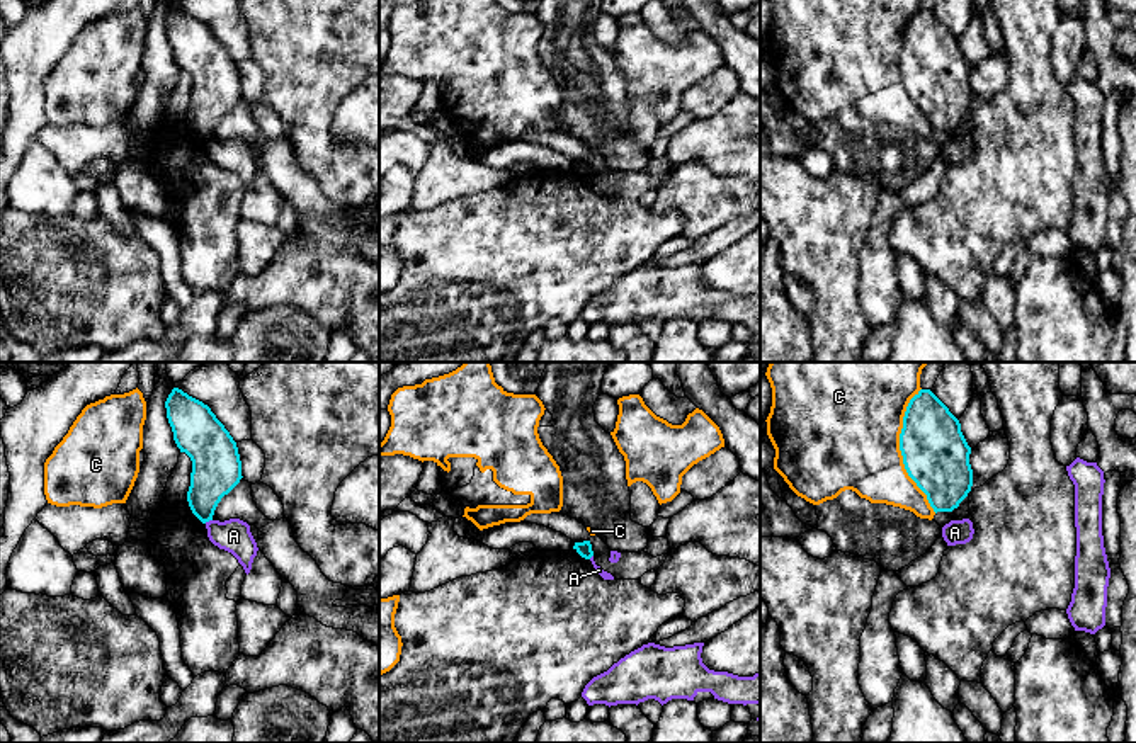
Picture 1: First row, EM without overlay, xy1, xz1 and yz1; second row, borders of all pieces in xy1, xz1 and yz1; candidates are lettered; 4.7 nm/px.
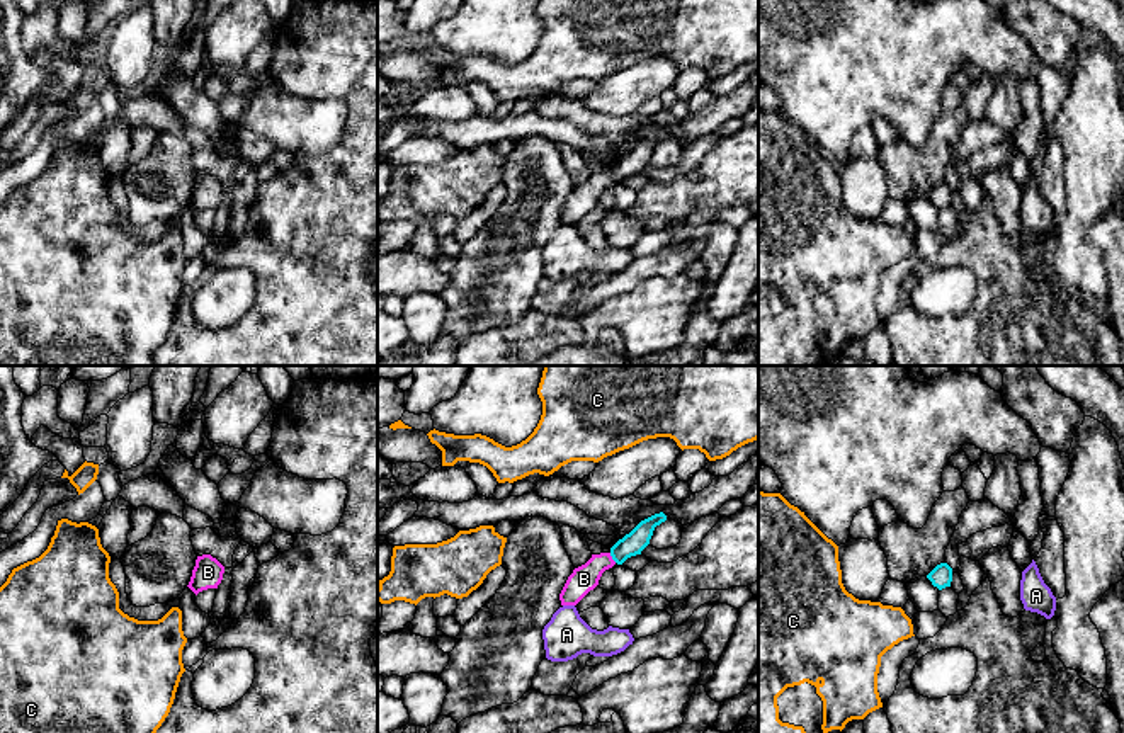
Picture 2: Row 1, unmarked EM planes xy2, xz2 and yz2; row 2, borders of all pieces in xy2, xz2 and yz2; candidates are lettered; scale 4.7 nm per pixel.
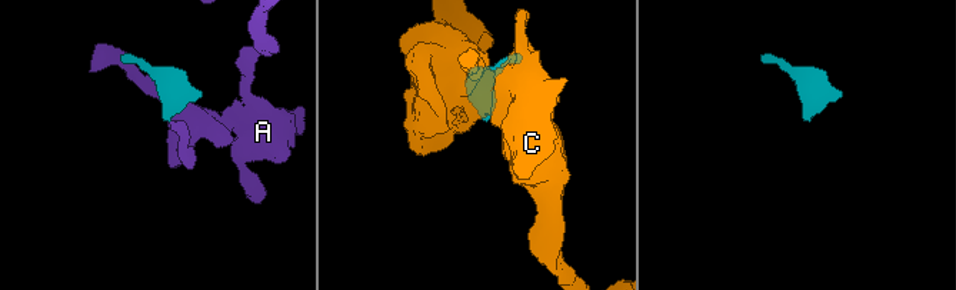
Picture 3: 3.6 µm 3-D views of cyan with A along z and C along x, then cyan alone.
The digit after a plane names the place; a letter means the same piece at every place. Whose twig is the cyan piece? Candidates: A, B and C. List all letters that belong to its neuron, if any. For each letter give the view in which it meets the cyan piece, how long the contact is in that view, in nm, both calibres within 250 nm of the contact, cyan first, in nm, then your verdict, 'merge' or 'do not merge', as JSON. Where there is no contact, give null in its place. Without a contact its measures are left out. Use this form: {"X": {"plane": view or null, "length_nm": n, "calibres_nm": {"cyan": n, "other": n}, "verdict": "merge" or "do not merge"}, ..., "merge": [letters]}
{"A": {"plane": "xy1", "length_nm": 40, "calibres_nm": {"cyan": 240, "other": 160}, "verdict": "do not merge"}, "B": {"plane": "xz2", "length_nm": 60, "calibres_nm": {"cyan": 110, "other": 130}, "verdict": "merge"}, "C": {"plane": "yz1", "length_nm": 600, "calibres_nm": {"cyan": 320, "other": 480}, "verdict": "do not merge"}, "merge": ["B"]}

